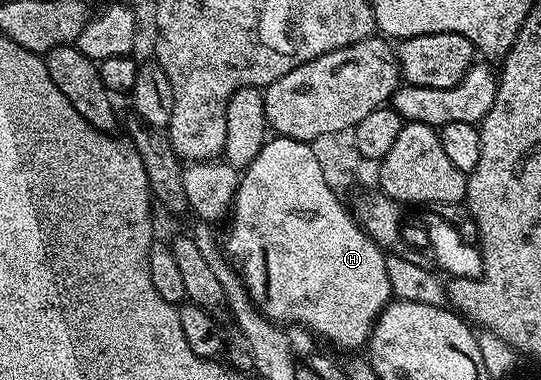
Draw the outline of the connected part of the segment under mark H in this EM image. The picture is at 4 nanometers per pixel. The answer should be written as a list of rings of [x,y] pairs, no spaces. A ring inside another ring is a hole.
[[[273,135],[265,139],[262,150],[258,150],[258,158],[250,162],[250,166],[243,169],[240,177],[240,185],[236,191],[236,197],[232,203],[230,219],[227,221],[228,233],[222,239],[222,248],[229,261],[238,269],[240,278],[244,282],[244,287],[248,290],[248,297],[256,305],[264,317],[272,320],[281,326],[297,324],[300,328],[305,328],[308,332],[313,332],[316,336],[321,336],[324,340],[329,340],[336,348],[352,348],[348,350],[360,350],[368,343],[368,337],[372,334],[372,327],[376,325],[376,319],[380,316],[380,311],[393,299],[392,283],[390,274],[386,274],[386,252],[379,244],[375,244],[366,235],[364,229],[360,227],[359,220],[351,211],[344,209],[344,204],[339,200],[338,192],[326,184],[326,177],[322,166],[314,156],[311,143],[286,138],[285,136]]]

